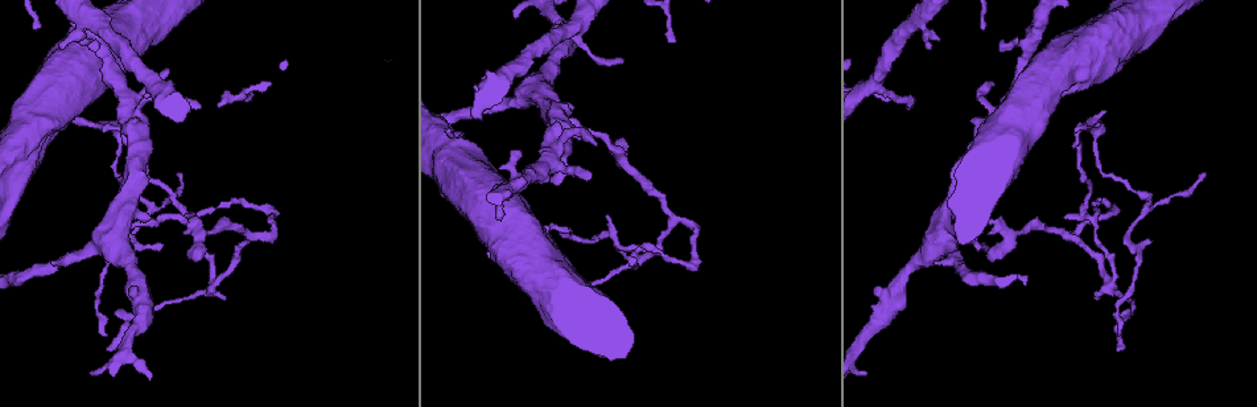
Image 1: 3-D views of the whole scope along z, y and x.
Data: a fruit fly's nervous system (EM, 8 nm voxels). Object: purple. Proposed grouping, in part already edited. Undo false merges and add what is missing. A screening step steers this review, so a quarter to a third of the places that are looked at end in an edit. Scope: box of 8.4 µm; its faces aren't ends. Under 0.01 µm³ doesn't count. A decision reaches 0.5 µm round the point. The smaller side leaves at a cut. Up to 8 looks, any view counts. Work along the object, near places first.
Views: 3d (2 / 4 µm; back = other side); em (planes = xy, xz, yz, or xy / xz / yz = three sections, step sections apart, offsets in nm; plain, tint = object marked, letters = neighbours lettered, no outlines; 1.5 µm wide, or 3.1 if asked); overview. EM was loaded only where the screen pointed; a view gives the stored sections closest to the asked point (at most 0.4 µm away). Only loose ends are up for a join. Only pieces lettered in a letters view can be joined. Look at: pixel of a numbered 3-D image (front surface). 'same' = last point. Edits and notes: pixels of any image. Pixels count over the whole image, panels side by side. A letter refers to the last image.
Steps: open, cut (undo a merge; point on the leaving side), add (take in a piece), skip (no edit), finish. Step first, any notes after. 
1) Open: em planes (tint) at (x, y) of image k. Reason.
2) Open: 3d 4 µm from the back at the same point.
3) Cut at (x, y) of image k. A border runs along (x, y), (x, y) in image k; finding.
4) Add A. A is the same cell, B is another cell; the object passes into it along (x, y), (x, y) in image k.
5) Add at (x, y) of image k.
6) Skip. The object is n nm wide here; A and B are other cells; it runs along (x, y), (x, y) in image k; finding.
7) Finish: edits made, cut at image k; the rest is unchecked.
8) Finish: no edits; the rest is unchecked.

Open: 3d 4 µm at (149, 220) of image 1. Stops while still wide.

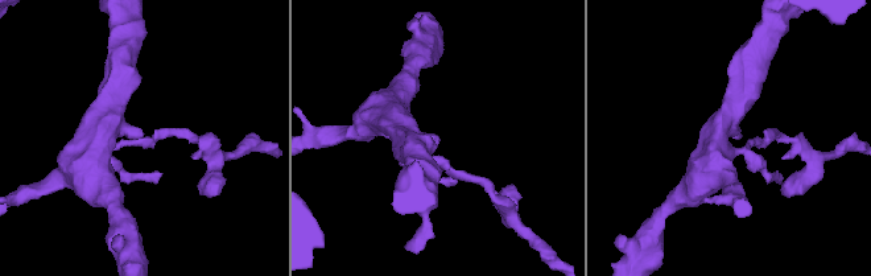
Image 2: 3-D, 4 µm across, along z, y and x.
Open: em xz step 4 (tint) at (142, 137) of image 2.

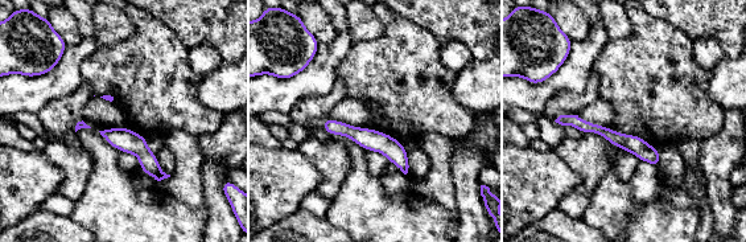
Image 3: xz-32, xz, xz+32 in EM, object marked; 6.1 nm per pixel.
Open: em xy step 8 (letters) at the same point.

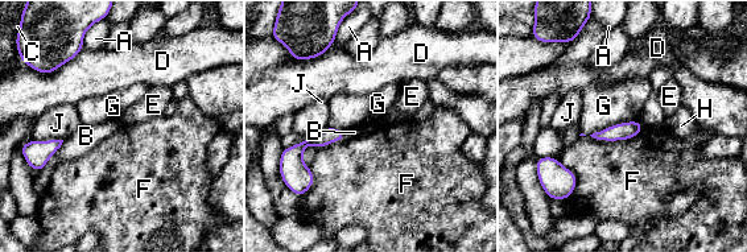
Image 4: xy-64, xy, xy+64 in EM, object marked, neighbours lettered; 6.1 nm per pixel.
Skip. A, B, C, D, E, F, G, H and J are other cells; it runs along (342, 133), (306, 141), (301, 147) in image 4; no lettered piece goes on from it.

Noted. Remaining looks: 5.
Open: em xz step 8 (tint) at (1068, 234) of image 1.

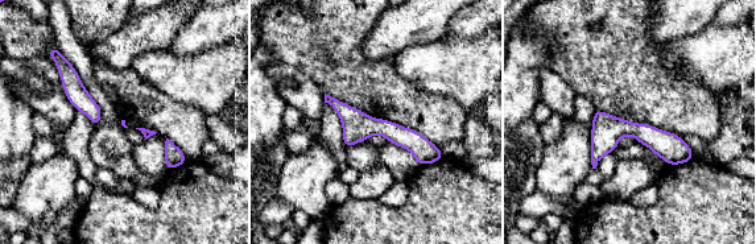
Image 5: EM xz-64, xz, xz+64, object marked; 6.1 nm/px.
Open: em planes (letters) at the same point. Cut it another way.

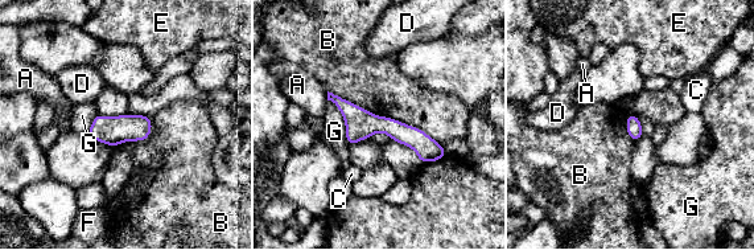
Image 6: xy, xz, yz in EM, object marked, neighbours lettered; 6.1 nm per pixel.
Skip. A, B, C, D, E, F and G are other cells; it runs along (330, 97), (441, 154) in image 6; one cell here.

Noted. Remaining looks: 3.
Open: 3d 4 µm at (1116, 348) of image 1.

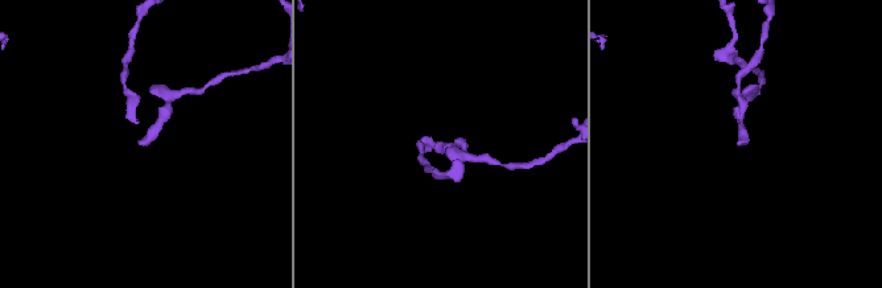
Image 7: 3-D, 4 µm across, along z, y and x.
Open: em planes (letters) at (137, 143) of image 7. Need the tissue.

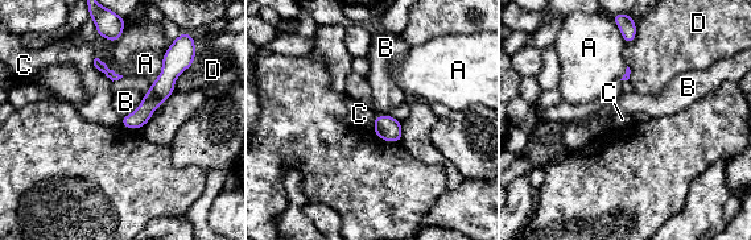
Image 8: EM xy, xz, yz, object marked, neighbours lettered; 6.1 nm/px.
Skip. The longest contact is with A, 220 nm; A, B, C and D are other cells; no lettered piece goes on from it.

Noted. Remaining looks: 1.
Finish: no edits; the rest is unchecked.

